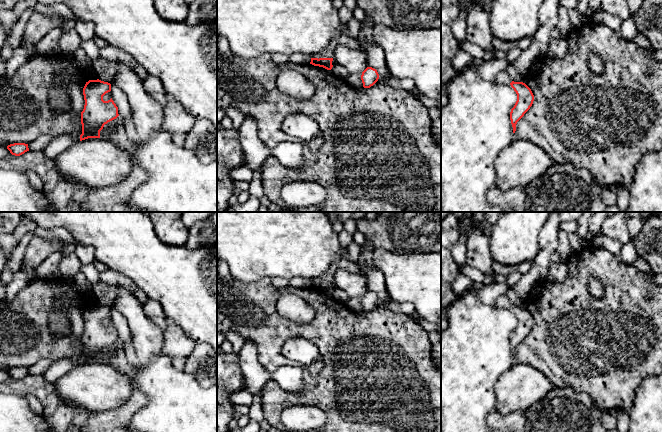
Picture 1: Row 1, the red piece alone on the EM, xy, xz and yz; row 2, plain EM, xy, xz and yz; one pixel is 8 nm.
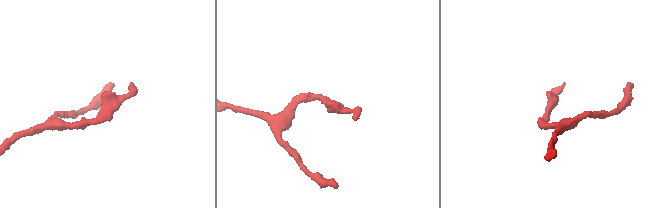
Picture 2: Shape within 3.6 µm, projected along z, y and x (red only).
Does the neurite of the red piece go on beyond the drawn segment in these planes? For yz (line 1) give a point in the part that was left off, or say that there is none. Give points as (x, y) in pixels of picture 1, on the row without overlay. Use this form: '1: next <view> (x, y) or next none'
1: next none

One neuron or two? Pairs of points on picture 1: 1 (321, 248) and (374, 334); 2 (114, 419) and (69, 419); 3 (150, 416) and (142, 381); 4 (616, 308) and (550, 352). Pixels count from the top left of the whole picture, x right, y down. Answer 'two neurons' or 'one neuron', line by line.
1: two neurons
2: two neurons
3: one neuron
4: one neuron

